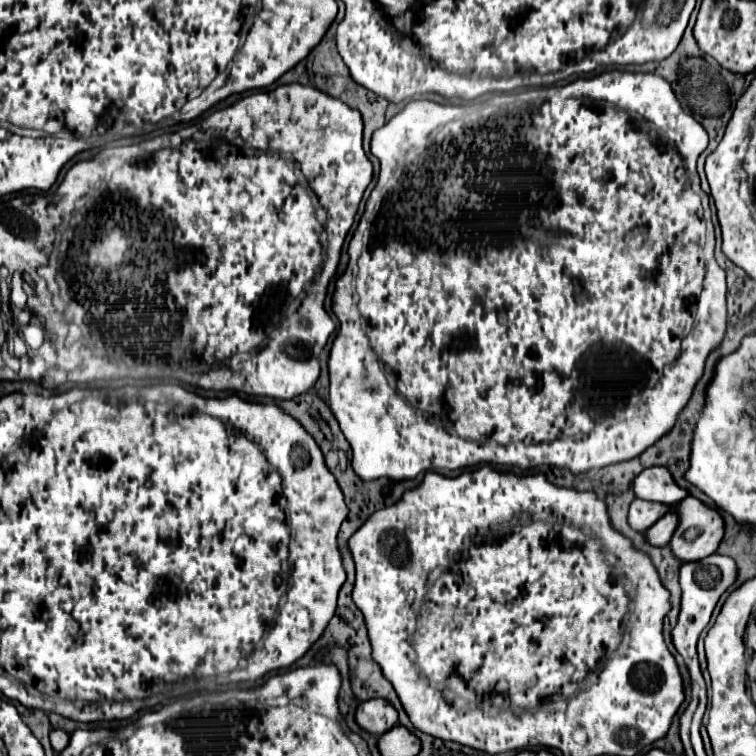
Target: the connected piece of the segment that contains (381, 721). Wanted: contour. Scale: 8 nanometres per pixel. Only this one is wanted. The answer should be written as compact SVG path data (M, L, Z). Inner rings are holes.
M382 698L366 700L356 710L356 722L364 730L380 736L398 724L398 712L390 702Z

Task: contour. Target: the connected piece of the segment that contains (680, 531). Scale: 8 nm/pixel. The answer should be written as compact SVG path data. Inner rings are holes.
M686 496L672 512L678 516L678 526L668 546L680 562L696 562L716 552L724 534L718 510L704 506L698 498Z

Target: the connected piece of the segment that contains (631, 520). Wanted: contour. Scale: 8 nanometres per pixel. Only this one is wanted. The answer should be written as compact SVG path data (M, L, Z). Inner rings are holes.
M634 500L630 504L628 512L628 524L636 532L646 532L654 522L658 522L670 506L666 504L656 504L656 502L646 502L646 500Z

